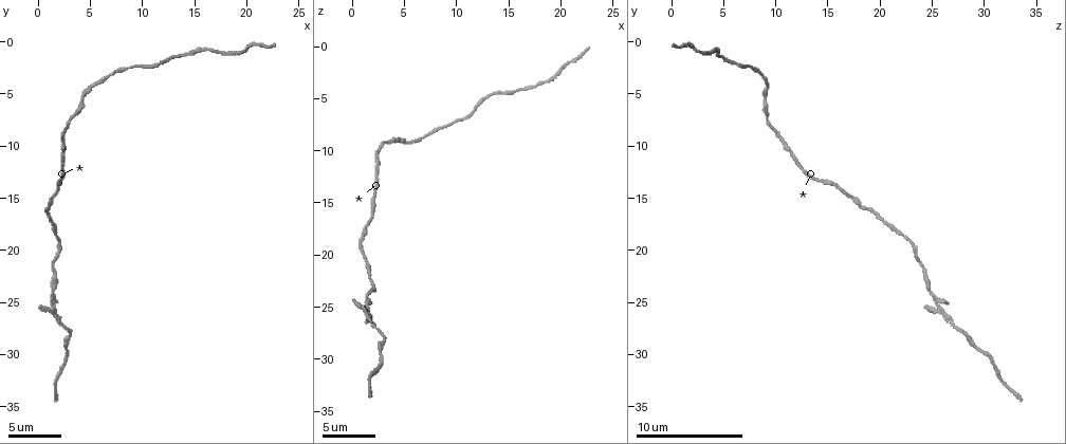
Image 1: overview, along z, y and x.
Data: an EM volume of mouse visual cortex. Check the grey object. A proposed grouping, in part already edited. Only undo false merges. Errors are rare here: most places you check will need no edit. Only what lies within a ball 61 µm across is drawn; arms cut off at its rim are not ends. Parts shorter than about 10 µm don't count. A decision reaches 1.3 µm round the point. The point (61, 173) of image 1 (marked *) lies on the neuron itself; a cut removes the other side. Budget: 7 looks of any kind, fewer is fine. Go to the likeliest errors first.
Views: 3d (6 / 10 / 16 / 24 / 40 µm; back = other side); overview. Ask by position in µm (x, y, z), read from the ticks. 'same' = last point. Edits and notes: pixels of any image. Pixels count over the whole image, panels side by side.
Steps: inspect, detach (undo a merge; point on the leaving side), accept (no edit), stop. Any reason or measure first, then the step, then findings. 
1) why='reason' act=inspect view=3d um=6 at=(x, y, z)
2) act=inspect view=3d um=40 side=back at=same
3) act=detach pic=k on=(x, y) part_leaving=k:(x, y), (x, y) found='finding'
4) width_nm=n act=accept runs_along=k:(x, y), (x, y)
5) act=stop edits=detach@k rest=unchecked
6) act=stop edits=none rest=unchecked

why='narrows sharply' act=inspect view=3d um=10 at=(1.4, 24.0, 25.0)

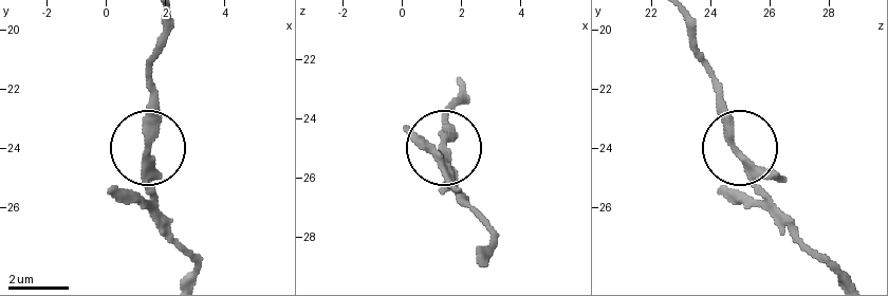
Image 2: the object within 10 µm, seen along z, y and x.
act=accept runs_along=2:(684, 17), (724, 130), (777, 219) found='one neuron here'

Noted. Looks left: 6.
why='a narrow waist' act=inspect view=3d um=10 at=(7.2, 3.2, 8.6)

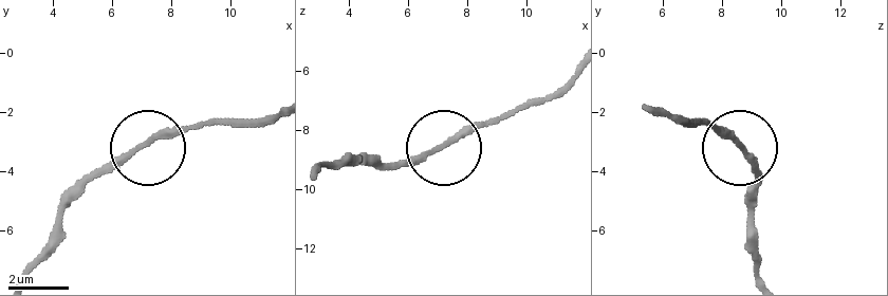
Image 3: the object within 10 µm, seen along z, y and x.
act=accept found='one neuron here'

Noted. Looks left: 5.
why='thick turns thin' act=inspect view=3d um=10 at=(3.8, 6.8, 9.0)

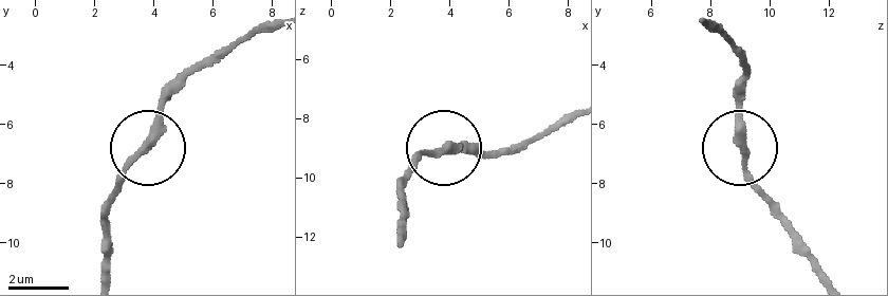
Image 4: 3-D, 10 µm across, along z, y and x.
why='other side' act=inspect view=3d um=10 side=back at=(3.8, 6.6, 9.1)

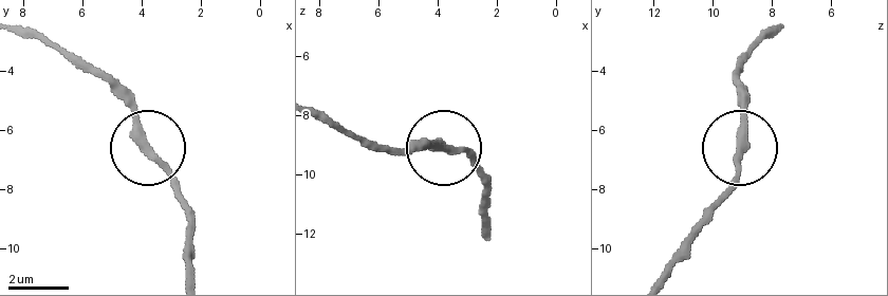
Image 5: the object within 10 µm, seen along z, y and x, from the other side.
act=accept runs_along=5:(487, 232), (487, 184), (467, 153), (407, 144) found='all the same neuron'

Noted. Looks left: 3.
act=inspect view=3d um=10 at=(14.0, 1.4, 4.4)

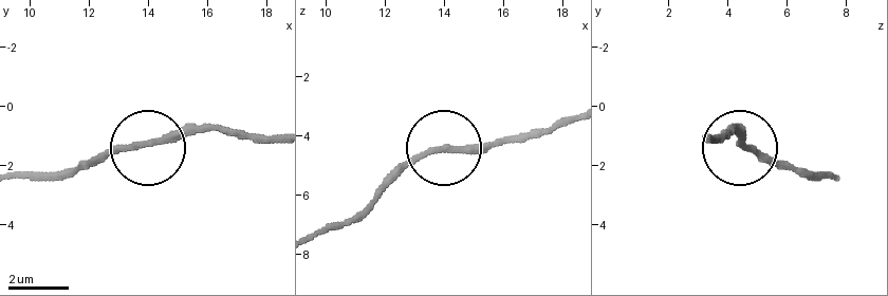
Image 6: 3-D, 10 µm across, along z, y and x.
act=inspect view=3d um=10 side=back at=(13.9, 1.3, 4.5)

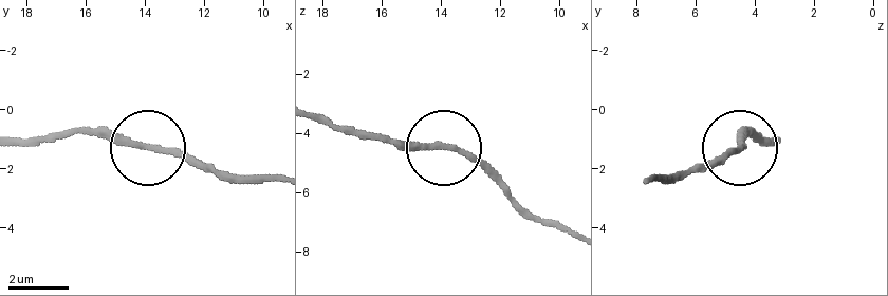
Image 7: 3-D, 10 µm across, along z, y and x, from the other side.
act=accept runs_along=7:(574, 237), (521, 211), (461, 153), (350, 135) found='continuous, no second neuron'

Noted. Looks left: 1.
act=stop edits=none rest=unchecked

